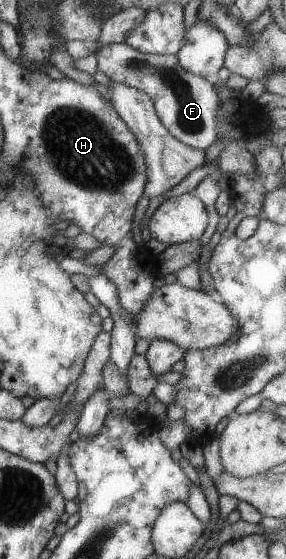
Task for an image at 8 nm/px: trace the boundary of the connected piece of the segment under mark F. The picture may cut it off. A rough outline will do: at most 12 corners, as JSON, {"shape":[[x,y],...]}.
{"shape":[[102,44],[98,70],[146,92],[163,126],[206,150],[216,88],[176,55]]}

